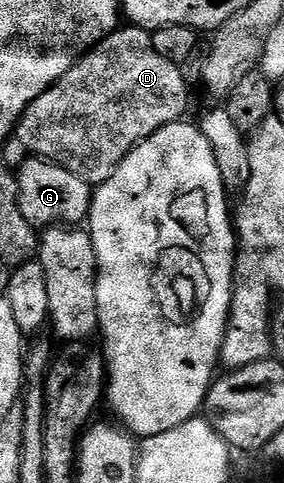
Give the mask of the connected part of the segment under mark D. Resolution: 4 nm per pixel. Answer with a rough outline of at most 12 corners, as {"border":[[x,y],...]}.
{"border":[[123,25],[19,118],[32,156],[104,183],[187,111],[187,79]]}

